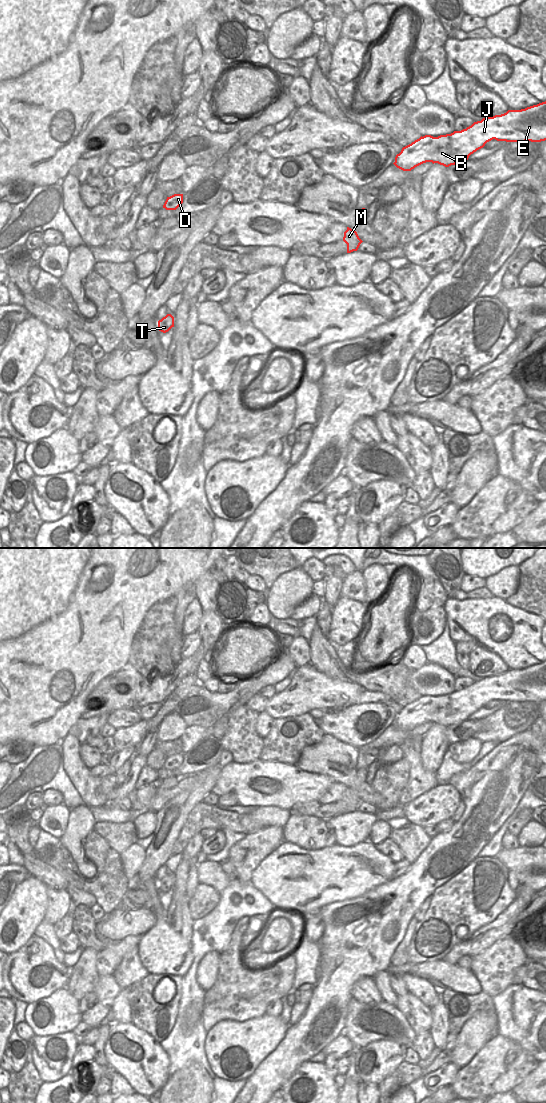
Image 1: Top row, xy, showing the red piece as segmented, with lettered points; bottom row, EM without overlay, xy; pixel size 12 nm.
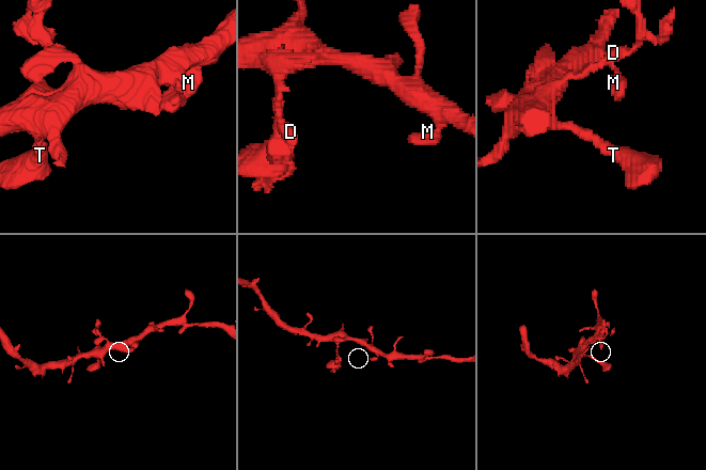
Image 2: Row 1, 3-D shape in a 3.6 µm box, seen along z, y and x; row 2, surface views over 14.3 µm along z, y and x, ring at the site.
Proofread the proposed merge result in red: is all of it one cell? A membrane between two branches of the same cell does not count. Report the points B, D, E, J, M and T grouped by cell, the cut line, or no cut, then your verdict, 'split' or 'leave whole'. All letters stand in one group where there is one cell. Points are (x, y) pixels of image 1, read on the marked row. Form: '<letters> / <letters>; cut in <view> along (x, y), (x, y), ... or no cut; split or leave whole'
B D E J M T; no cut; leave whole

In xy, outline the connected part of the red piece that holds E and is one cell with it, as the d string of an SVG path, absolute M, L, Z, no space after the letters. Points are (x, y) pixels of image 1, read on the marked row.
M546 101L483 118L451 134L421 136L403 147L393 164L403 171L411 171L426 162L449 167L468 160L471 154L493 139L506 142L545 141Z

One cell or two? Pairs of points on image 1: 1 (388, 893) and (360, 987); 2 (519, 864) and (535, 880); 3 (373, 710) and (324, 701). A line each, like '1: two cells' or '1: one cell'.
1: two cells
2: one cell
3: two cells

